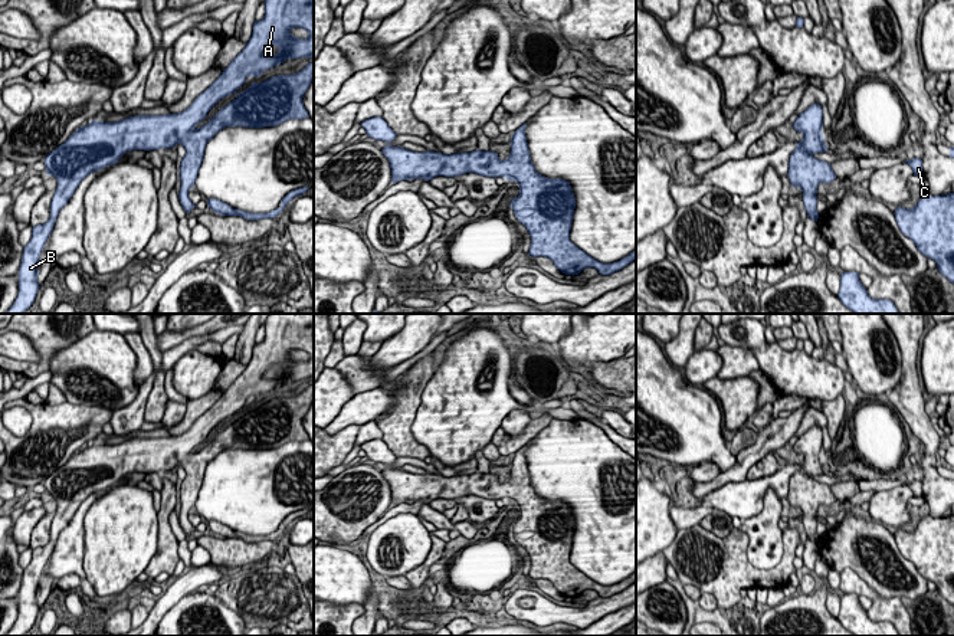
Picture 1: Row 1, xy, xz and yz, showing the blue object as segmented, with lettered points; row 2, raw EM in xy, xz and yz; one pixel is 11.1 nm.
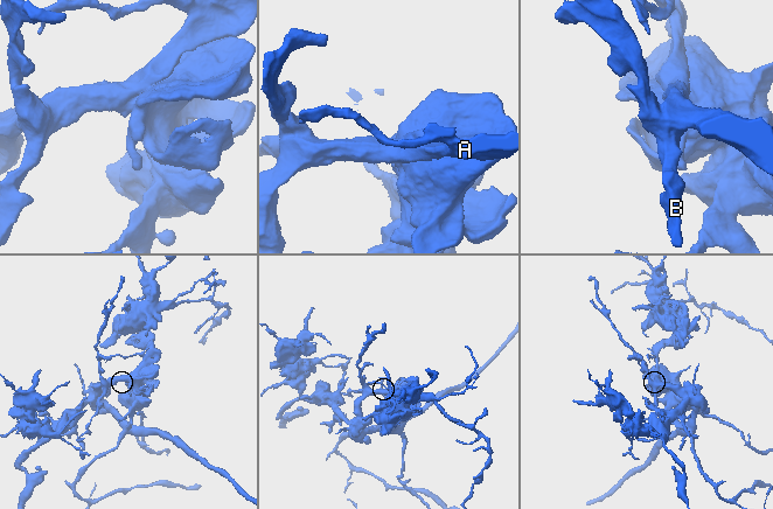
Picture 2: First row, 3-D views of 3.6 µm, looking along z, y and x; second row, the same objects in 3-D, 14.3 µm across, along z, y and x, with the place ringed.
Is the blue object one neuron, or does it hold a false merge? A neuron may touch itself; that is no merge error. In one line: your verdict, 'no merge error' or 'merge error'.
no merge error

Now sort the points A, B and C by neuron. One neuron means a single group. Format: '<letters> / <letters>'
A B C

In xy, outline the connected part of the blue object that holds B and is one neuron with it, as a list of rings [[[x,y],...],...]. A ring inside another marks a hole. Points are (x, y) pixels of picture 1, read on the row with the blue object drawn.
[[[265,0],[265,16],[255,20],[252,37],[245,49],[223,69],[222,75],[201,92],[193,104],[178,114],[164,115],[135,115],[117,122],[91,121],[86,127],[78,128],[63,144],[56,147],[45,158],[46,174],[58,180],[58,187],[50,203],[50,217],[46,223],[33,226],[32,239],[23,247],[22,263],[19,268],[19,294],[14,304],[4,314],[23,314],[33,304],[39,291],[37,263],[40,253],[49,239],[56,217],[63,206],[81,184],[81,181],[108,165],[117,164],[118,160],[132,150],[160,150],[173,148],[181,144],[186,155],[180,164],[181,187],[178,193],[184,212],[190,213],[196,204],[188,199],[188,190],[194,187],[206,144],[226,127],[263,128],[276,127],[288,119],[309,118],[302,98],[314,81],[314,0]],[[295,27],[308,32],[306,39],[295,37],[291,30]],[[311,58],[312,60],[298,73],[276,75],[260,83],[253,82],[246,91],[236,91],[246,82],[247,76],[260,76],[265,71],[279,66],[286,59]],[[236,94],[237,96],[222,108],[209,122],[194,128],[207,117],[207,112],[224,96]]]

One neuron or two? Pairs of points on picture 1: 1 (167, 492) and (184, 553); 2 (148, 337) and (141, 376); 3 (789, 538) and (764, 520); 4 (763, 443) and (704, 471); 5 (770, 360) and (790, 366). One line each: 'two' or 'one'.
1: two
2: two
3: two
4: two
5: one

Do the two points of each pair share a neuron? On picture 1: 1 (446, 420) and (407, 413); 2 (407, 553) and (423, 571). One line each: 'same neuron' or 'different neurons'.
1: different neurons
2: different neurons

